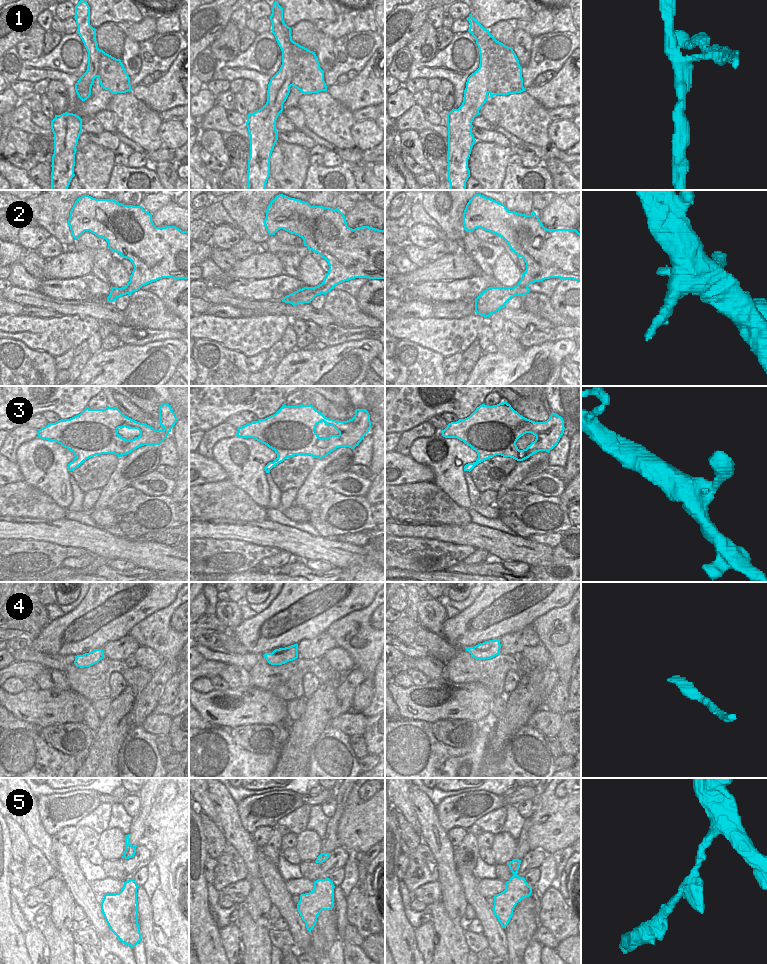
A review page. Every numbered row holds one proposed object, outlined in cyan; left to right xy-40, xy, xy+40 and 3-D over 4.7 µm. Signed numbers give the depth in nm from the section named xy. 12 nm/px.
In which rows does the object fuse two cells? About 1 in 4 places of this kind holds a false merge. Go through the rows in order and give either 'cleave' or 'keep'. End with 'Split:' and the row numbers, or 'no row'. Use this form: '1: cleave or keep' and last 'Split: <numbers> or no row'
1: cleave
2: keep
3: keep
4: cleave
5: keep
Split: 1, 4

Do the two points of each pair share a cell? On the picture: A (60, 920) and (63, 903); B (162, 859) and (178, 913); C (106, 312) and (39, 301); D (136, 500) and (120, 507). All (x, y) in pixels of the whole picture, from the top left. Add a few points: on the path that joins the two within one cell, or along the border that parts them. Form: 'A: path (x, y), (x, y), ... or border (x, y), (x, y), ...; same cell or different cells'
A: path (61, 916), (61, 907); same cell
B: path (163, 872), (164, 888), (170, 900); same cell
C: path (89, 309), (66, 308), (56, 305); same cell
D: path (132, 504), (124, 506); same cell

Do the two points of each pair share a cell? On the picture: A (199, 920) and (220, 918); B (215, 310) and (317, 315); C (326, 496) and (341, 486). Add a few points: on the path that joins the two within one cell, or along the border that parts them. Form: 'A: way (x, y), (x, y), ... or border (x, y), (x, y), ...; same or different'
A: border (214, 920), (219, 929); different
B: border (218, 304), (230, 304), (241, 310); different
C: border (322, 486), (347, 496), (357, 496); different

